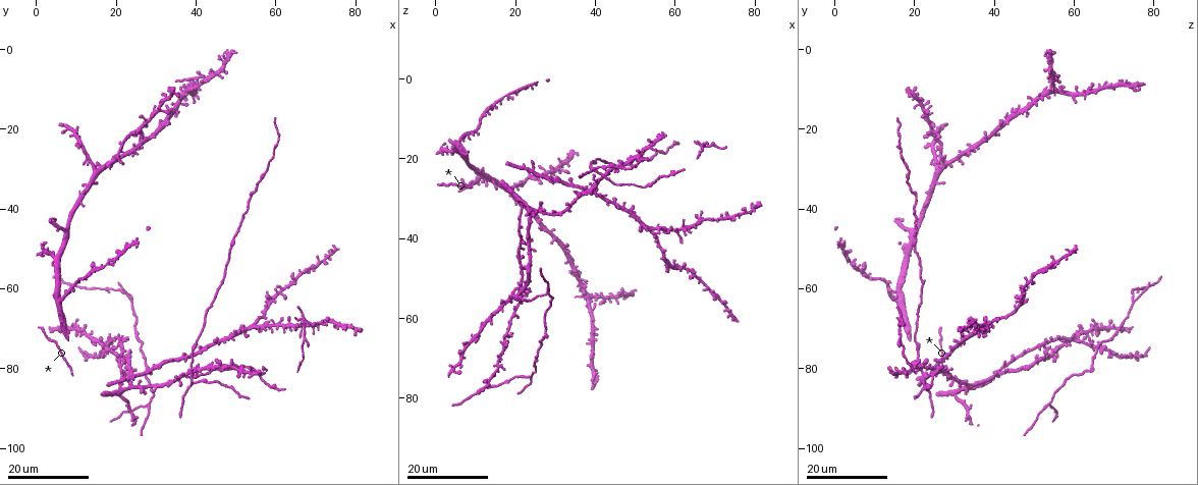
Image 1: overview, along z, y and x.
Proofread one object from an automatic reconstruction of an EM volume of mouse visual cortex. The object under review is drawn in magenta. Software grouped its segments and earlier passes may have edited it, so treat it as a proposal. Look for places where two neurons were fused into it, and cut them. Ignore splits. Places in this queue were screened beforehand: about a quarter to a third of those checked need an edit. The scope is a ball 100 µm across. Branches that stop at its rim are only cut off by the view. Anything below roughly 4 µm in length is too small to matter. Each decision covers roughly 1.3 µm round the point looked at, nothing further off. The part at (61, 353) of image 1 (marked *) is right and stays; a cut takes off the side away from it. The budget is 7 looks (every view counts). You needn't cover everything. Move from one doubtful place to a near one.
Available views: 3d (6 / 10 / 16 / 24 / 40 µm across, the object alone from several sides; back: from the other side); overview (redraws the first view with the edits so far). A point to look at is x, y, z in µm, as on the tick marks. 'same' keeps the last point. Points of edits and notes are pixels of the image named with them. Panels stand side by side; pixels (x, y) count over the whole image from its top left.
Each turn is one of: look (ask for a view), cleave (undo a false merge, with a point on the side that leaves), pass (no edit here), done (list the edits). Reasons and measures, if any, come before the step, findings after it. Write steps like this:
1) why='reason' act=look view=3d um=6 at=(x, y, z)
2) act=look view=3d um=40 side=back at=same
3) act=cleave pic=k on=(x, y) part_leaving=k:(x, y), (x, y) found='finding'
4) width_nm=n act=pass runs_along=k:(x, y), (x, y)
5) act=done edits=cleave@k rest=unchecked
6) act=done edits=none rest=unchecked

why='arms part here' act=look view=3d um=24 at=(24.0, 63.0, 75.0)

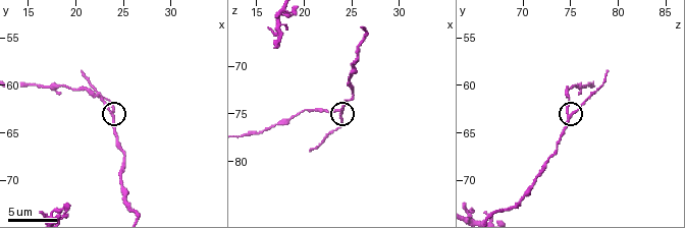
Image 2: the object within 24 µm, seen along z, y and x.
act=look view=3d um=6 at=(23.6, 63.0, 75.0)

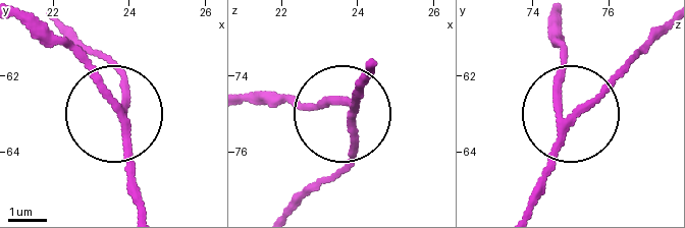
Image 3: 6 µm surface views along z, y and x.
arms=3 act=pass found='all the same neuron'

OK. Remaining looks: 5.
act=look view=3d um=16 at=(28.0, 88.5, 53.5)

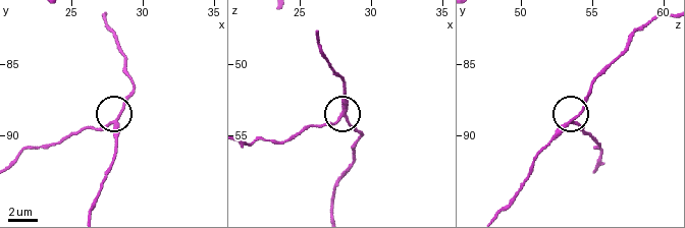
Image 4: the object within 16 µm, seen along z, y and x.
act=look view=3d um=6 at=(27.8, 89.0, 53.6)

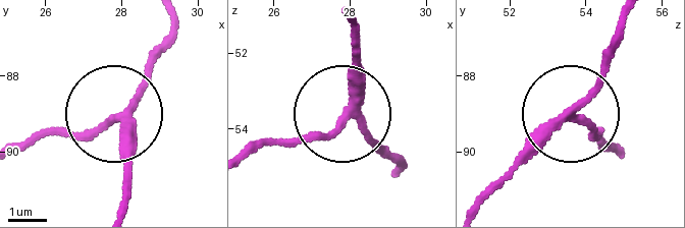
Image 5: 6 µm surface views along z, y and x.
arms=3 act=pass runs_along=5:(171, 19), (168, 49), (119, 117), (122, 211) found='one neuron here'

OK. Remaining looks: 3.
act=look view=3d um=24 at=(17.5, 73.5, 64.5)

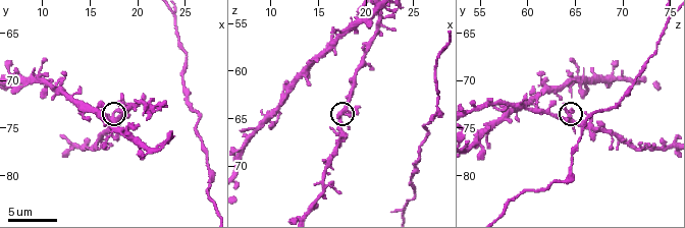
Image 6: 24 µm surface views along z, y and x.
why='zoom in' act=look view=3d um=10 at=(17.6, 73.6, 64.2)

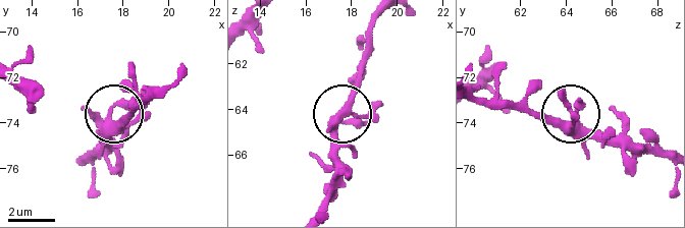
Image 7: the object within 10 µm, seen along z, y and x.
side_arm_um=19 act=pass found='one neuron here'

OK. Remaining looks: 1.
act=done edits=none rest=unchecked

